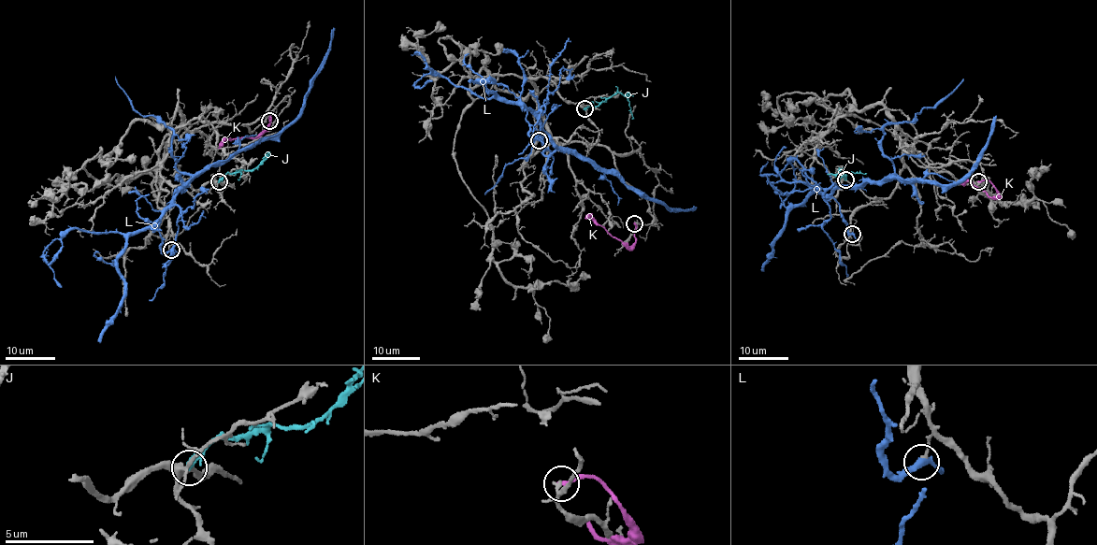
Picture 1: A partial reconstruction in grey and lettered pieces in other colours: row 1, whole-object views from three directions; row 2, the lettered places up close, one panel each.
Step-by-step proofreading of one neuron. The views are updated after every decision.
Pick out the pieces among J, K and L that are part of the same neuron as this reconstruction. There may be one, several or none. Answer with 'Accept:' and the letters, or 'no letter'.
Accept: no letter

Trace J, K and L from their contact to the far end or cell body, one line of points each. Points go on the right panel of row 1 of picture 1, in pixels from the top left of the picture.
J: (844, 179), (845, 174), (845, 177), (834, 175), (843, 171), (867, 173)
K: (978, 181), (988, 180), (998, 195), (988, 195), (968, 181), (963, 185)
L: (852, 234), (847, 230), (833, 191), (847, 184), (900, 179), (943, 189), (969, 172), (996, 116)

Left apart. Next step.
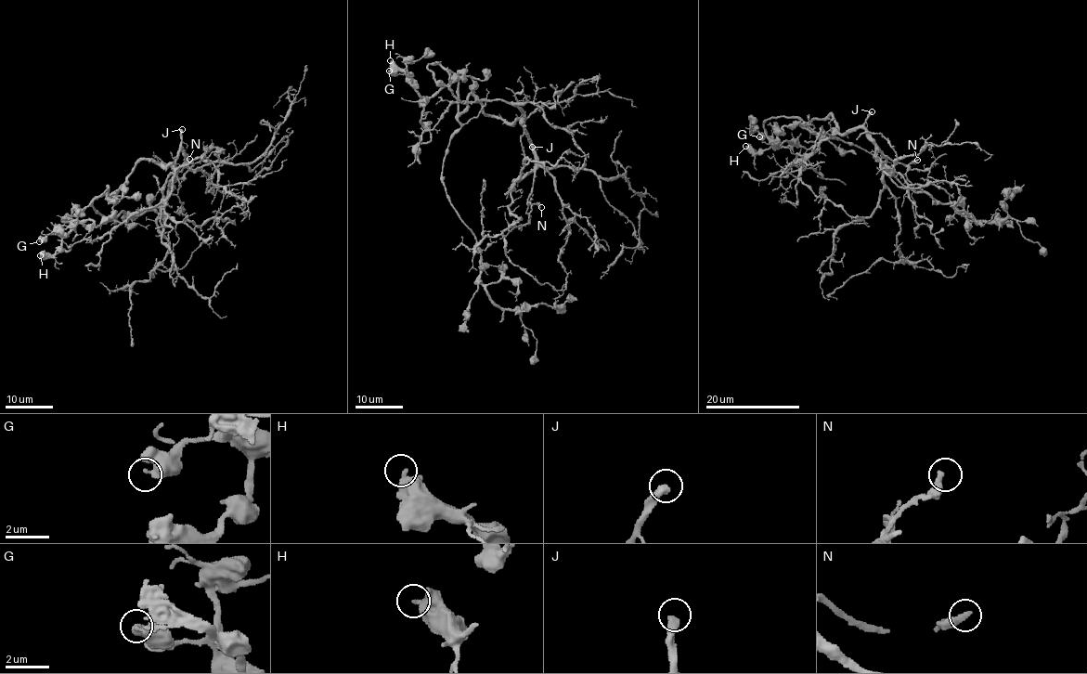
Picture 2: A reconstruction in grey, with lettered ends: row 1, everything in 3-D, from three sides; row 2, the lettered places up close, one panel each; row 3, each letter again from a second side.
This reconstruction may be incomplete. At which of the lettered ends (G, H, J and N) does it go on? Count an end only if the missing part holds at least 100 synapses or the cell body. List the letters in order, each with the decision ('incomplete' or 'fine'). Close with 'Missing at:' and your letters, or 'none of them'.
G: fine
H: fine
J: incomplete
N: fine
Missing at: J

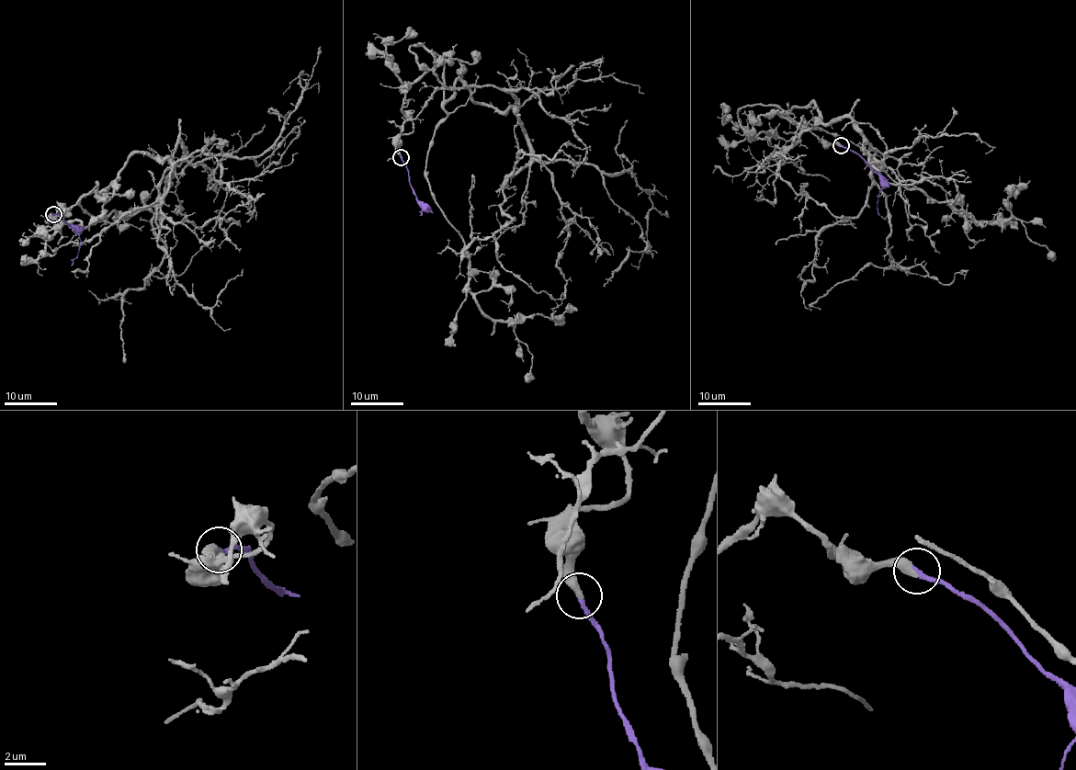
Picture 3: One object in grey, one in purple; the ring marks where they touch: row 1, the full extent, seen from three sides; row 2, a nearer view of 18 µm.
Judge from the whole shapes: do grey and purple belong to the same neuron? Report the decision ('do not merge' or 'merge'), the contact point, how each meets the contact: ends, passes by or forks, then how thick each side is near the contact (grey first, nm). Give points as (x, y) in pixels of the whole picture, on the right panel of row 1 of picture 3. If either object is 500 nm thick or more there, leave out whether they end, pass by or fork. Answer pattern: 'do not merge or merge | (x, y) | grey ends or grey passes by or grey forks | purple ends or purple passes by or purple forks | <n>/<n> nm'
merge | (841, 145) | grey ends | purple ends | 440/240 nm

